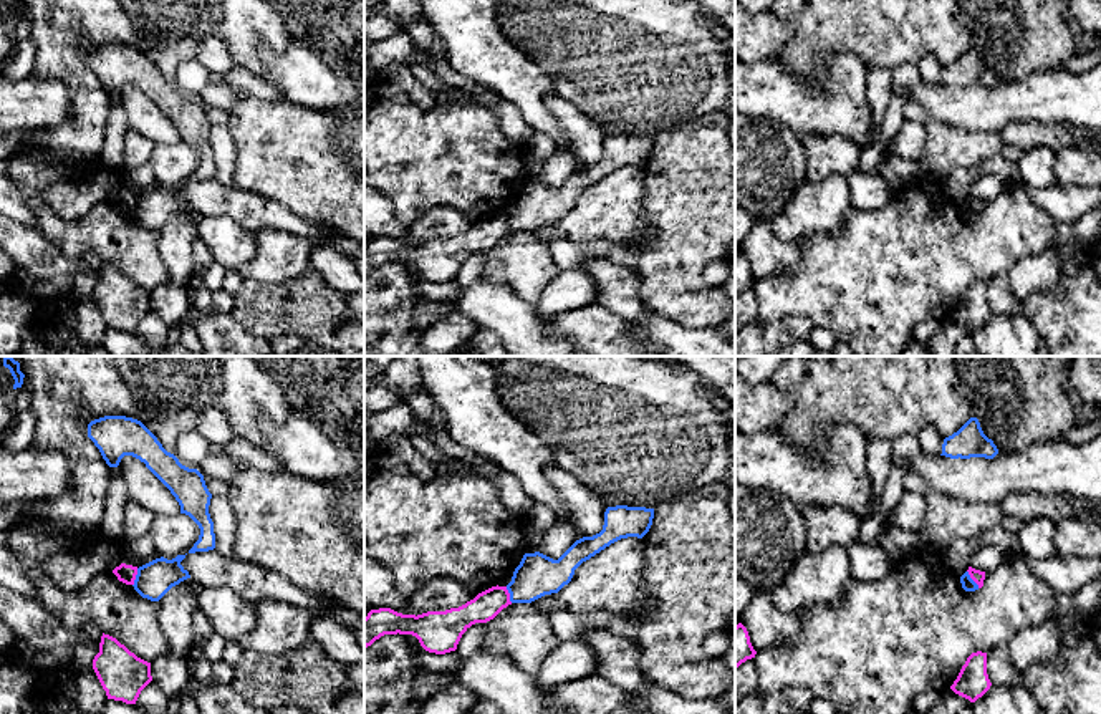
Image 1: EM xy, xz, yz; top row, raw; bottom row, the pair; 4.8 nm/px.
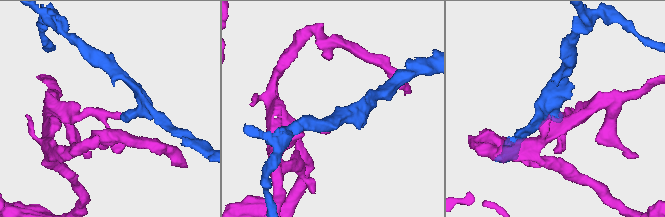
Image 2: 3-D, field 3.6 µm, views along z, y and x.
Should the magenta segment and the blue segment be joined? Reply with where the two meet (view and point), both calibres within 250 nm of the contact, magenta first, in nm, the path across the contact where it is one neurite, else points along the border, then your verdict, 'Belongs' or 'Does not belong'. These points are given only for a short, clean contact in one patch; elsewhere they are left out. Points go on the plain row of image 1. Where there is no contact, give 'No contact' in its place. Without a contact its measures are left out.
Touches magenta at xy (134, 206). Thickness 90 nm (magenta) against 170 nm. Does not belong

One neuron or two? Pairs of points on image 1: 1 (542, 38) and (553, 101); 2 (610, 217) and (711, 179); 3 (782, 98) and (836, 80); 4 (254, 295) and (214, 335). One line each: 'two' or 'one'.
1: two
2: two
3: one
4: two

